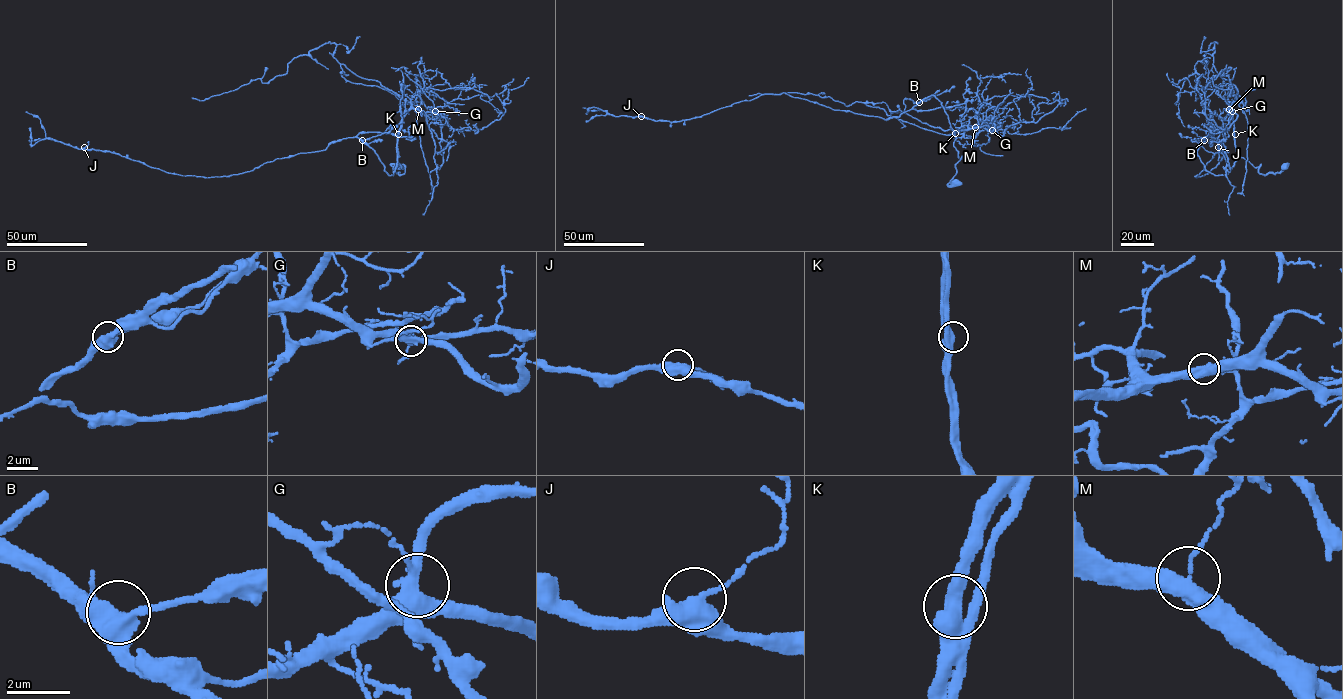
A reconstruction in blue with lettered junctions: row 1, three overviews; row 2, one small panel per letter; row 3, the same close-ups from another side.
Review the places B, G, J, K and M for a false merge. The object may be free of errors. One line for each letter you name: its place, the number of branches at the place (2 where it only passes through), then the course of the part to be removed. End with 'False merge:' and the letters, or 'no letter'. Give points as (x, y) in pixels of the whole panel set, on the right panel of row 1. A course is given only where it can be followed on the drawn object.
G: at (1232, 111); 4 branches meet; foreign part runs (1233, 111), (1241, 98), (1216, 71), (1214, 42), (1197, 98)
False merge: G

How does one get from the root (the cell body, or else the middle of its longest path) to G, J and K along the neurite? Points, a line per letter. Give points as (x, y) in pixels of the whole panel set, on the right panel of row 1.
G: (1284, 165), (1263, 175), (1260, 164), (1254, 167), (1239, 155), (1233, 111)
J: (1284, 165), (1263, 175), (1237, 150), (1215, 175), (1197, 154), (1209, 137), (1221, 147), (1195, 176), (1218, 147)
K: (1284, 165), (1279, 172), (1261, 174), (1258, 172), (1260, 164), (1254, 167), (1239, 155), (1235, 134)

